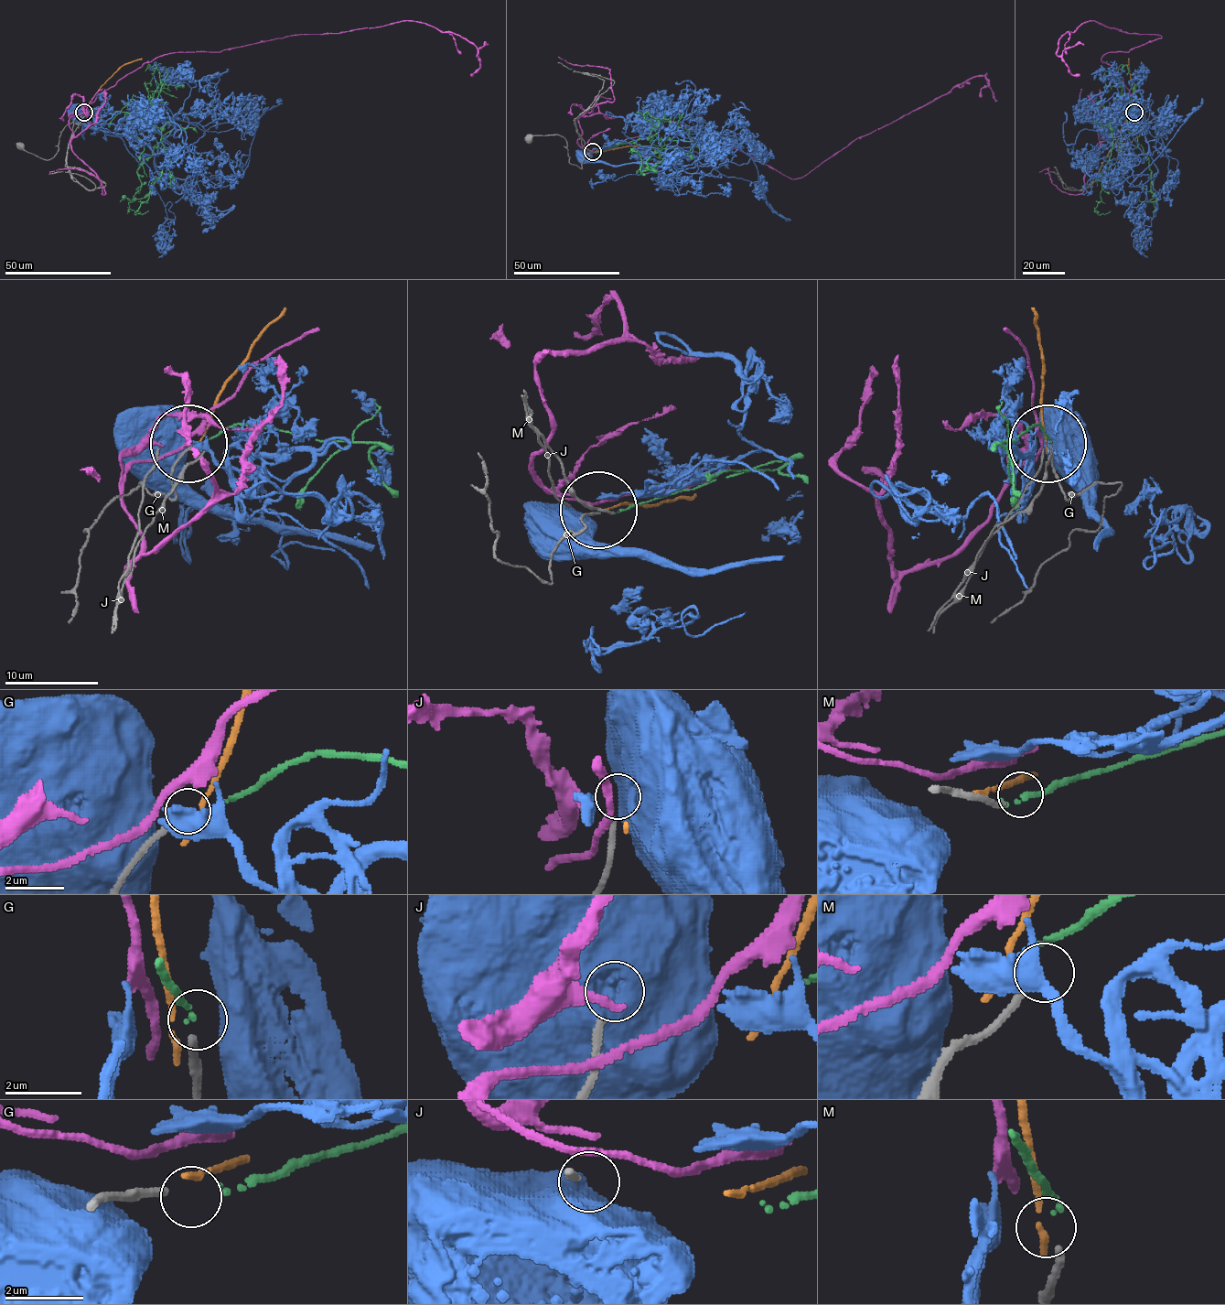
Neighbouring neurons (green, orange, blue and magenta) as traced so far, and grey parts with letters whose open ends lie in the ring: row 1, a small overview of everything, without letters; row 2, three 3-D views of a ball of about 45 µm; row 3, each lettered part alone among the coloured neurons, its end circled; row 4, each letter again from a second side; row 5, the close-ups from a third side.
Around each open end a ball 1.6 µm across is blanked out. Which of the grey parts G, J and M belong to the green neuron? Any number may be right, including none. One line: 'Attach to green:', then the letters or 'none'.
Attach to green: G

